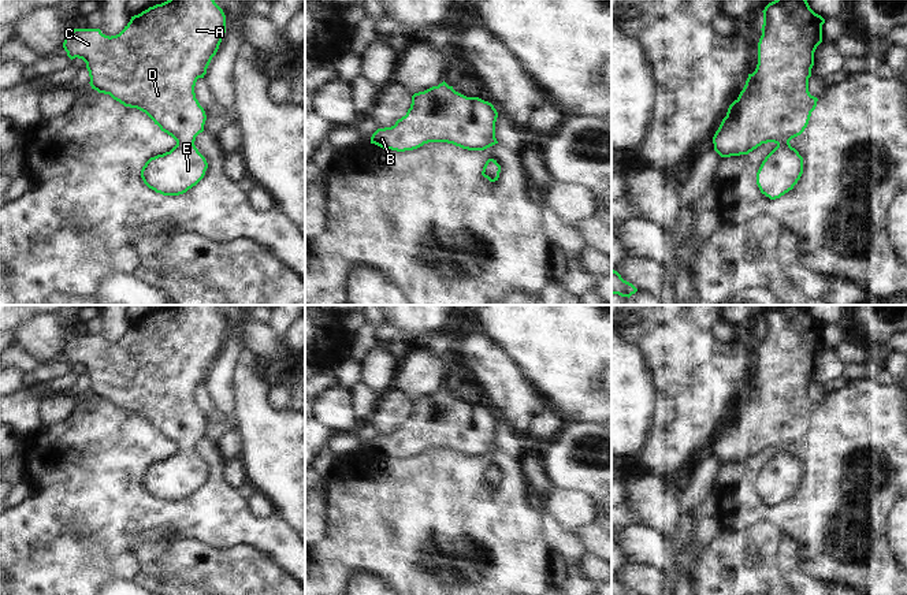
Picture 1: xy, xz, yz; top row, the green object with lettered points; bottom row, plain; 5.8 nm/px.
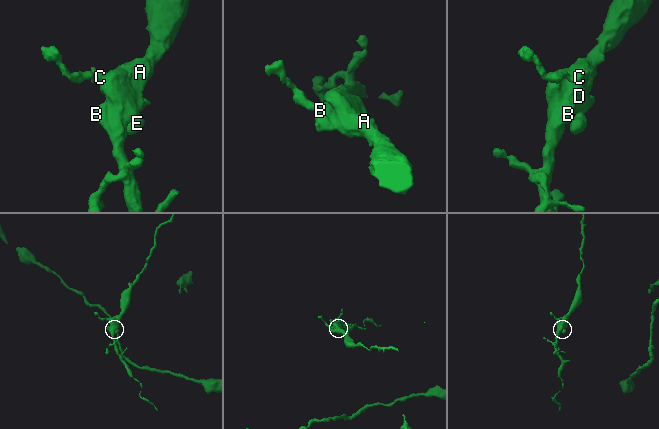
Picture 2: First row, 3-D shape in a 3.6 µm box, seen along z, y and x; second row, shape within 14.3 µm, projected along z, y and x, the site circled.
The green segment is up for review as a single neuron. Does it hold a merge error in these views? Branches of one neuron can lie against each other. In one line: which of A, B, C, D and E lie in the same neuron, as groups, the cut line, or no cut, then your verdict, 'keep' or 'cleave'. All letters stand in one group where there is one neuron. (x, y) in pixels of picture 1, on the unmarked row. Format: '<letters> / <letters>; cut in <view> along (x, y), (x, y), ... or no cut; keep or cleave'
A B C D E; no cut; keep

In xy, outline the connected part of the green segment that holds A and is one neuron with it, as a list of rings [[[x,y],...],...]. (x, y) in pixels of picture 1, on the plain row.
[[[168,305],[131,323],[130,328],[116,342],[105,342],[100,335],[74,335],[66,341],[63,354],[73,367],[82,365],[90,383],[92,395],[109,401],[124,413],[145,419],[171,442],[176,451],[163,461],[150,464],[141,476],[144,490],[163,502],[179,502],[196,492],[205,481],[208,469],[194,451],[196,443],[204,438],[207,421],[196,405],[194,393],[204,384],[226,339],[226,321],[213,305]]]

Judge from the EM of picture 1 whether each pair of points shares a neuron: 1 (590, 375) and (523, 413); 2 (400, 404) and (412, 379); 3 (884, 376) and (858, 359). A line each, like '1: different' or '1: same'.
1: different
2: different
3: different

